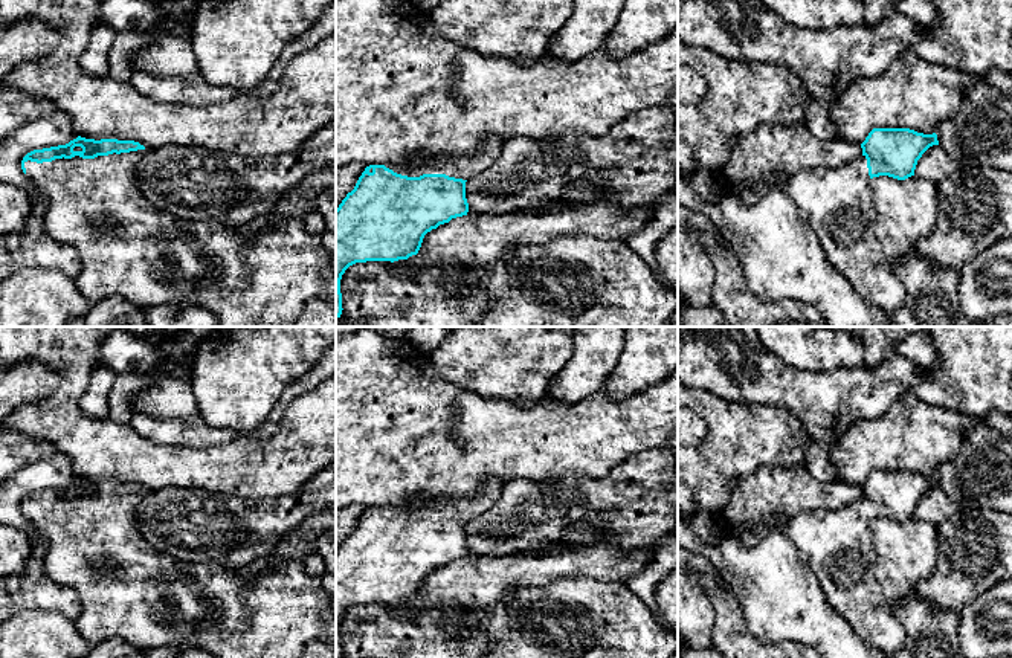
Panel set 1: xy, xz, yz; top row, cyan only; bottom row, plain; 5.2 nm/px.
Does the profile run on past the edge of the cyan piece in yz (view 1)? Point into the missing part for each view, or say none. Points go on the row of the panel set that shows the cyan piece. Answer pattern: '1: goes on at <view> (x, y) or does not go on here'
1: goes on at yz (837, 203)

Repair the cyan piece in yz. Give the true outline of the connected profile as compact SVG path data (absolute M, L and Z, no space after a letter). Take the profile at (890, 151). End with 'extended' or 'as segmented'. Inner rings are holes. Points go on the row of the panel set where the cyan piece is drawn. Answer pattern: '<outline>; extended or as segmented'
M873 128L861 144L862 154L836 168L818 166L797 171L792 176L775 173L771 179L794 200L795 208L817 234L826 256L841 272L855 292L870 305L893 314L907 299L907 290L894 269L884 256L876 237L876 208L870 180L888 176L905 180L914 176L917 160L933 145L937 134L923 134L910 128Z; extended

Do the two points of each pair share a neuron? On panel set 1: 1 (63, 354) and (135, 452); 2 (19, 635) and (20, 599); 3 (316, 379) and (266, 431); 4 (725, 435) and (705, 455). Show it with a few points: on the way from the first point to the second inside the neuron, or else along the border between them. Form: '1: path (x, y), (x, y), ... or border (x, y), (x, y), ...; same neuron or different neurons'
1: path (70, 385), (70, 412), (104, 446); same neuron
2: border (57, 612), (22, 609), (16, 614); different neurons
3: path (301, 387), (283, 402), (277, 416); same neuron
4: path (721, 440), (710, 451); same neuron

